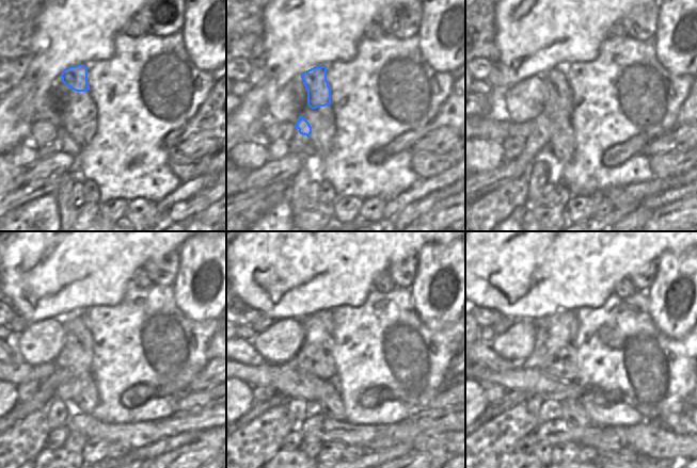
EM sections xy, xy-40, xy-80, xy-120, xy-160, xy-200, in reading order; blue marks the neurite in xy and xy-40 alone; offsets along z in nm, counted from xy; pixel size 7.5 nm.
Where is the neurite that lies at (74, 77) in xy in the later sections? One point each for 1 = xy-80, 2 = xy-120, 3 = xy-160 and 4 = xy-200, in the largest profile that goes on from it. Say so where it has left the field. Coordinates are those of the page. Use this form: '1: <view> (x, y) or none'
1: xy-80 (558, 103)
2: xy-120 (75, 359)
3: xy-160 (316, 359)
4: xy-200 (563, 365)

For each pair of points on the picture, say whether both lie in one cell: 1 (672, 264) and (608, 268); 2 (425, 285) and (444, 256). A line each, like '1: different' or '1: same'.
1: different
2: same

